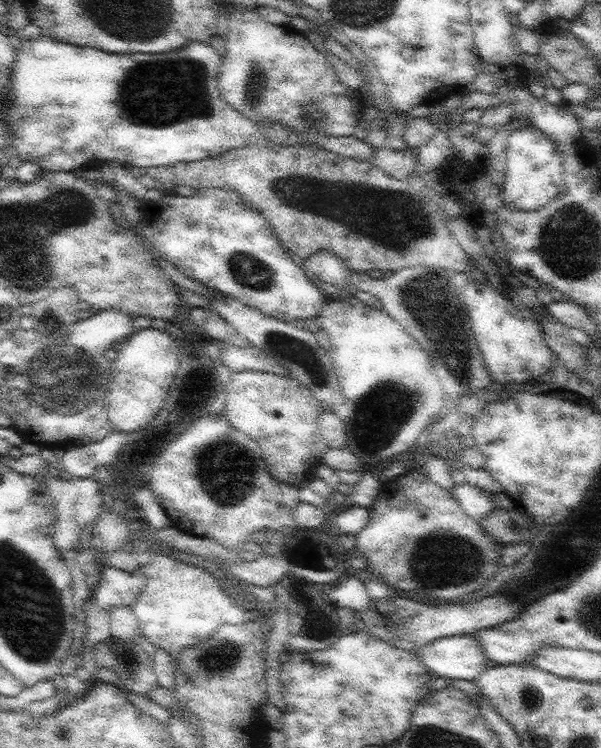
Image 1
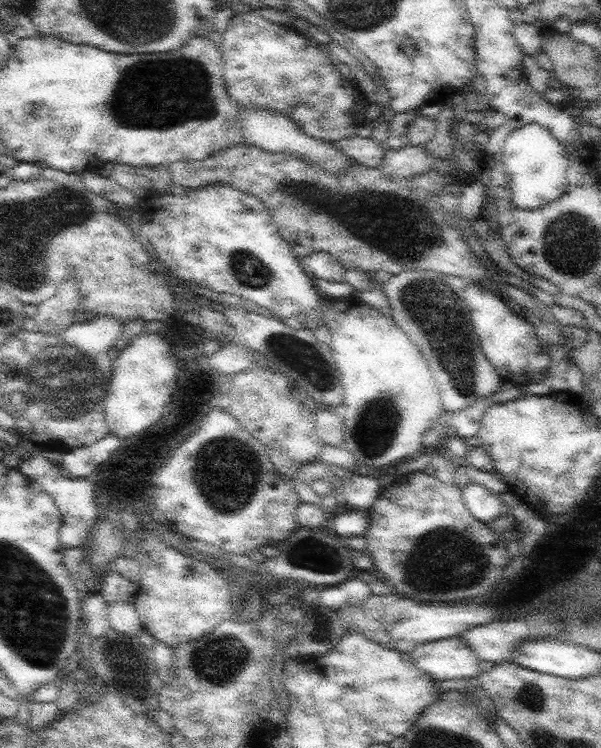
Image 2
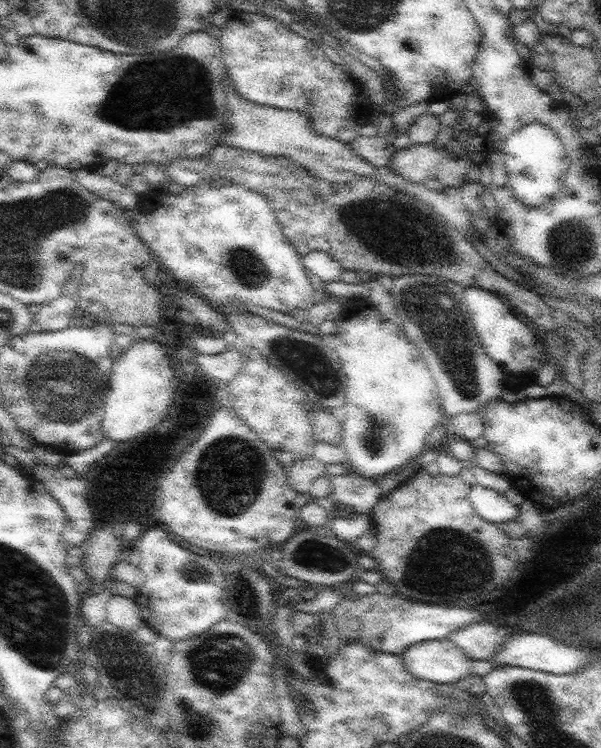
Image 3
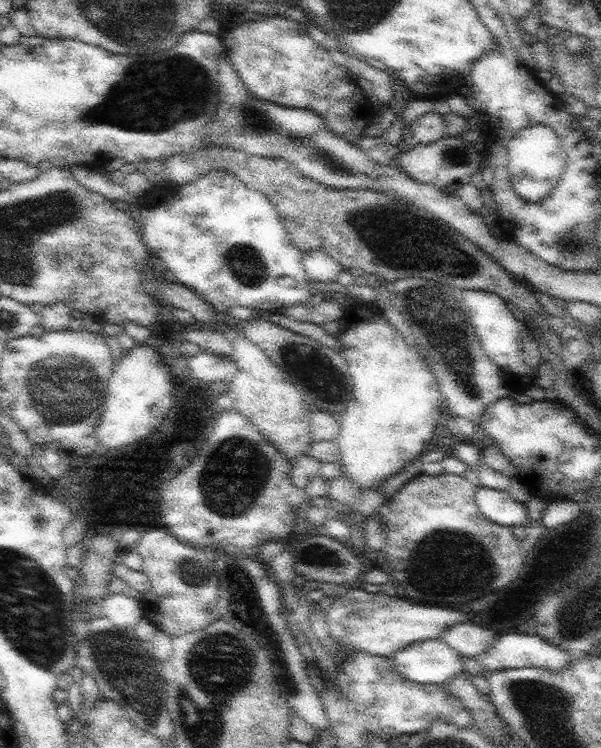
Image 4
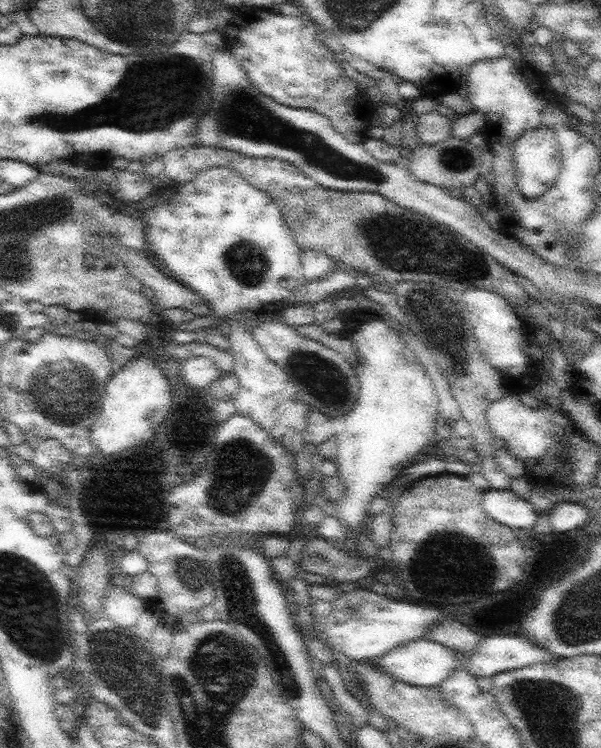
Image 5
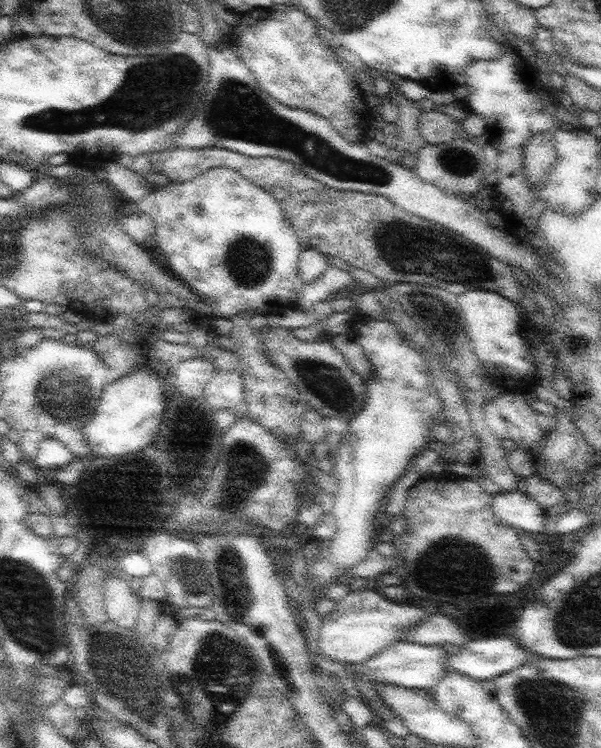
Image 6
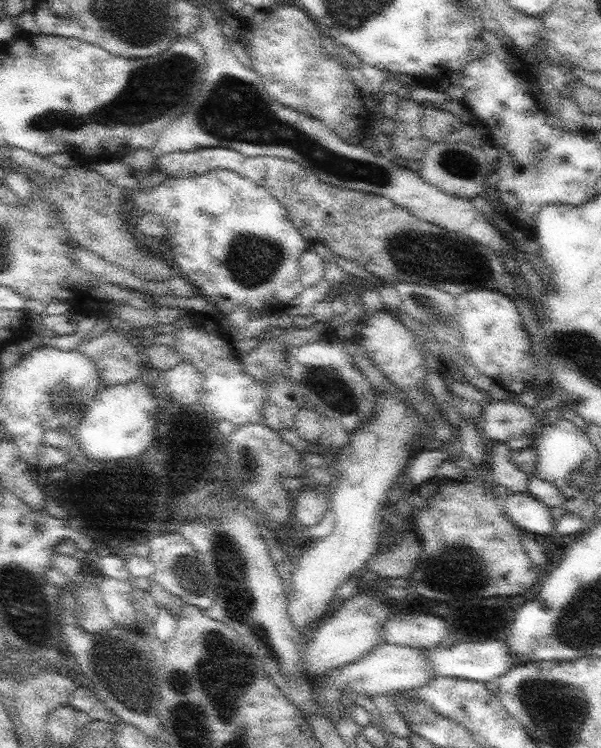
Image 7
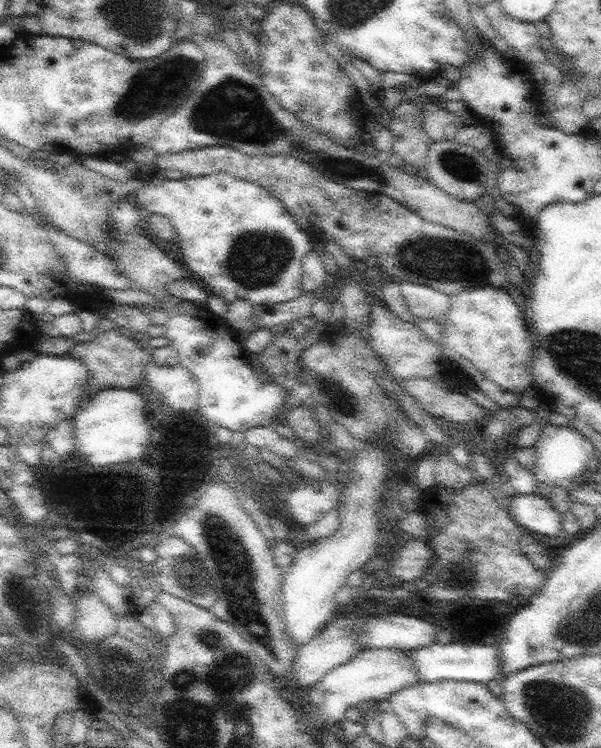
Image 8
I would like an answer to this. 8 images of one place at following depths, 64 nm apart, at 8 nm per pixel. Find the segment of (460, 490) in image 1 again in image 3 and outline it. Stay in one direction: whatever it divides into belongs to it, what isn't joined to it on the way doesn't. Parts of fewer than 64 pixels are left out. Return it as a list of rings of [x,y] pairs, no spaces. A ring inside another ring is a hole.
[[[472,481],[469,499],[476,514],[490,523],[506,523],[519,518],[519,510],[504,496],[504,492],[498,492]]]

